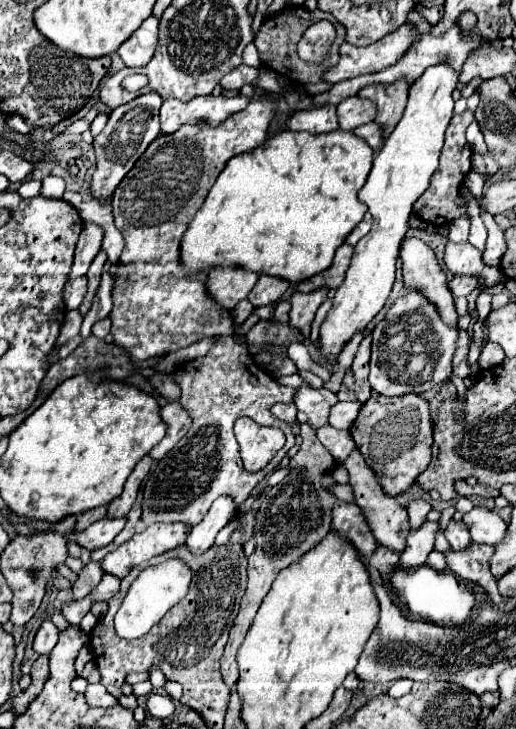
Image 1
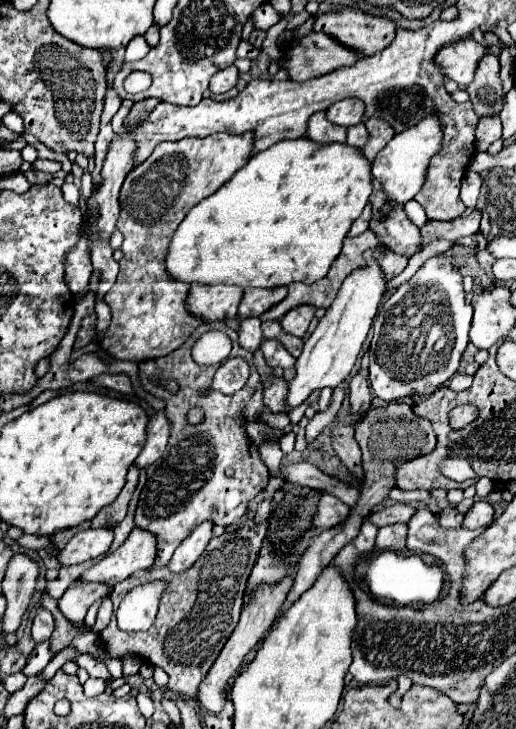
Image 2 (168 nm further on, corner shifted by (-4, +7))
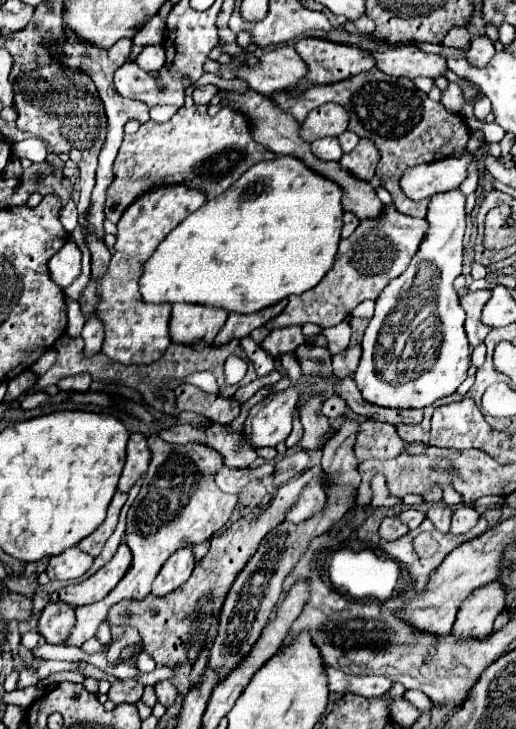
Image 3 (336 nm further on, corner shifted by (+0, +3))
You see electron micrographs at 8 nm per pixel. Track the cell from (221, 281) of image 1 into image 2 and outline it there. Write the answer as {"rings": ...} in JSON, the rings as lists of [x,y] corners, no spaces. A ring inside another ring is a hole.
{"rings":[[[193,284],[189,288],[187,296],[187,310],[189,314],[205,320],[229,320],[237,316],[237,306],[241,302],[243,290],[231,288],[231,286],[205,286],[205,284]]]}

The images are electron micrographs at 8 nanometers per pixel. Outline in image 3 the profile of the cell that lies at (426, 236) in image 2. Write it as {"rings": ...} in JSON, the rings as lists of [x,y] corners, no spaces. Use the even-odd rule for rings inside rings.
{"rings":[[[385,206],[385,216],[381,220],[363,220],[361,226],[345,240],[339,242],[339,252],[335,256],[333,268],[325,274],[325,278],[301,296],[289,296],[289,304],[285,310],[265,324],[269,330],[291,324],[319,324],[319,326],[335,326],[347,318],[347,314],[367,298],[377,298],[389,280],[401,276],[409,266],[411,258],[417,254],[425,232],[429,230],[427,220],[413,218],[397,212],[391,206]]]}

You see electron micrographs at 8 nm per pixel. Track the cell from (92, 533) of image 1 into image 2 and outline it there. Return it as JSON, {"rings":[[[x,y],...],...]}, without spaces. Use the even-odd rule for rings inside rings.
{"rings":[[[109,528],[81,530],[69,540],[69,544],[57,556],[57,560],[61,566],[81,564],[81,562],[103,556],[109,550],[111,542],[113,542],[113,530]]]}

